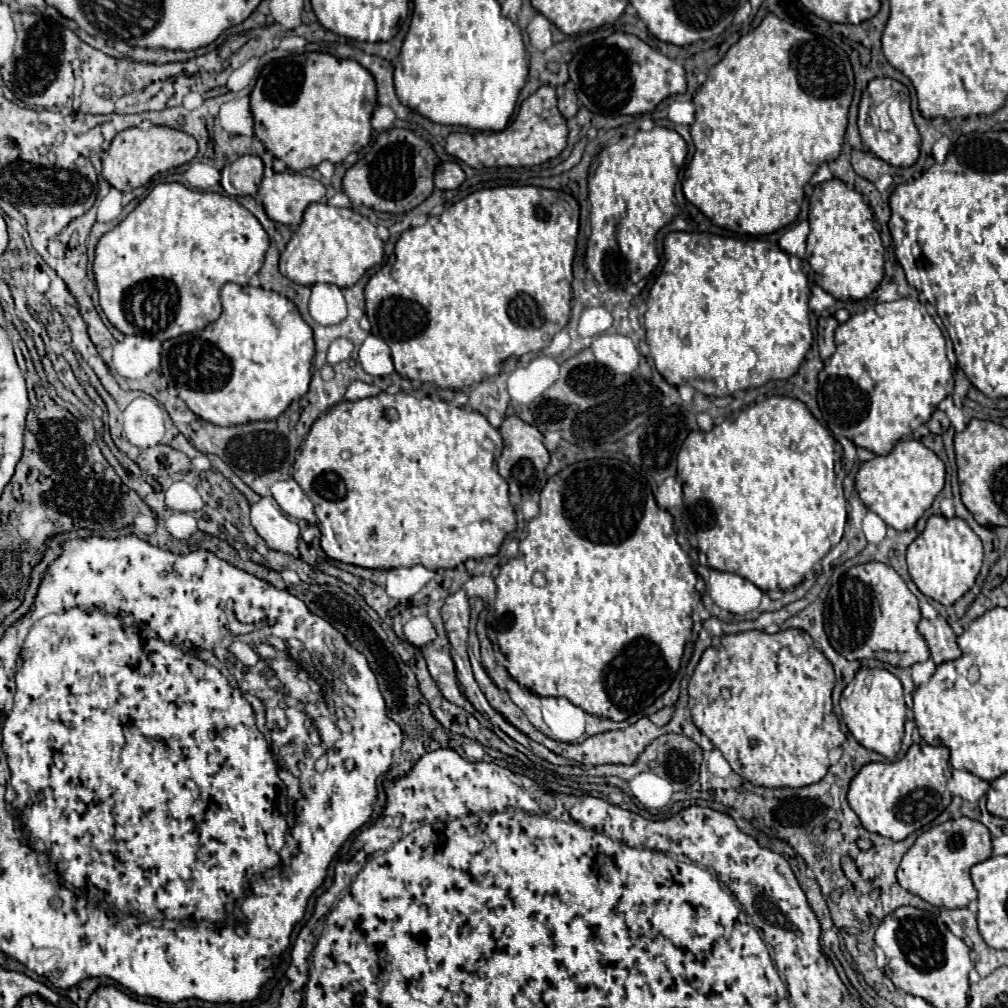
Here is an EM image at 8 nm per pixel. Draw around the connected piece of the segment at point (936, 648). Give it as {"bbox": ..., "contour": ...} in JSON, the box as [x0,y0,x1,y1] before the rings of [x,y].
{"bbox":[918,616,962,664],"contour":[[[938,616],[936,620],[922,618],[918,624],[918,630],[924,636],[924,640],[930,648],[930,656],[936,664],[960,658],[962,650],[956,644],[956,634],[942,616]]]}

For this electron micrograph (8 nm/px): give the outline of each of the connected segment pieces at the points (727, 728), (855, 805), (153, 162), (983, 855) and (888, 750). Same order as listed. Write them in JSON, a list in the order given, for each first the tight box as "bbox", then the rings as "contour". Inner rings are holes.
[{"bbox":[688,630,846,788],"contour":[[[750,630],[726,634],[720,640],[720,646],[704,650],[688,684],[688,706],[698,730],[724,754],[732,770],[754,786],[800,788],[824,778],[830,766],[828,752],[846,740],[838,718],[832,716],[834,670],[830,660],[814,648],[812,638],[802,630],[776,634]]]},{"bbox":[850,740,952,842],"contour":[[[922,740],[920,744],[912,744],[906,756],[898,762],[864,764],[850,782],[850,808],[858,814],[868,832],[876,832],[896,842],[904,840],[948,808],[952,800],[948,790],[948,778],[952,776],[948,758],[950,754],[946,746],[930,746]]]},{"bbox":[102,126,198,192],"contour":[[[152,126],[148,130],[142,128],[126,128],[120,132],[106,154],[106,160],[102,162],[102,176],[108,180],[110,186],[114,186],[120,192],[132,192],[144,184],[150,182],[154,174],[178,168],[186,162],[190,162],[198,152],[196,140],[180,130],[166,128],[166,126]]]},{"bbox":[898,818,992,908],"contour":[[[956,818],[930,828],[920,834],[912,848],[904,854],[898,868],[898,882],[908,892],[920,896],[922,900],[944,906],[944,908],[964,908],[976,898],[976,888],[970,878],[970,868],[992,856],[990,832],[982,822],[970,818]]]},{"bbox":[840,668,906,758],"contour":[[[860,668],[854,680],[844,688],[840,696],[842,720],[852,736],[868,750],[874,750],[886,758],[894,758],[900,750],[904,736],[906,704],[900,680],[884,668]]]}]

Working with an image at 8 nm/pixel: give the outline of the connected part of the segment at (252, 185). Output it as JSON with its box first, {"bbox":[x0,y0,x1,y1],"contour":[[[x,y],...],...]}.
{"bbox":[221,156,264,196],"contour":[[[240,156],[221,171],[221,186],[230,196],[256,196],[264,164],[258,156]]]}

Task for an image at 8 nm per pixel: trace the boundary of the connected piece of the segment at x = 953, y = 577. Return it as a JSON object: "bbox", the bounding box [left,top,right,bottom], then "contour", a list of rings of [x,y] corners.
{"bbox":[906,514,982,606],"contour":[[[942,514],[930,516],[924,532],[918,534],[918,538],[908,546],[906,562],[914,584],[924,596],[944,606],[952,606],[974,586],[982,566],[982,542],[962,518],[946,518]]]}

